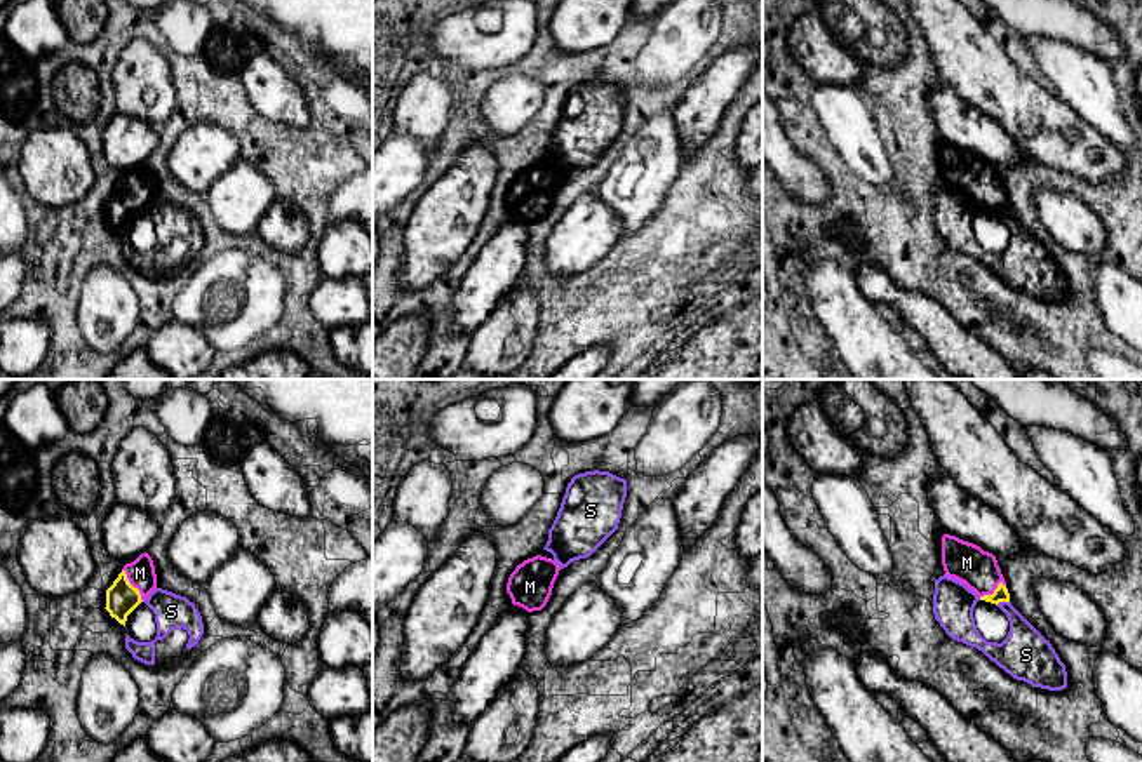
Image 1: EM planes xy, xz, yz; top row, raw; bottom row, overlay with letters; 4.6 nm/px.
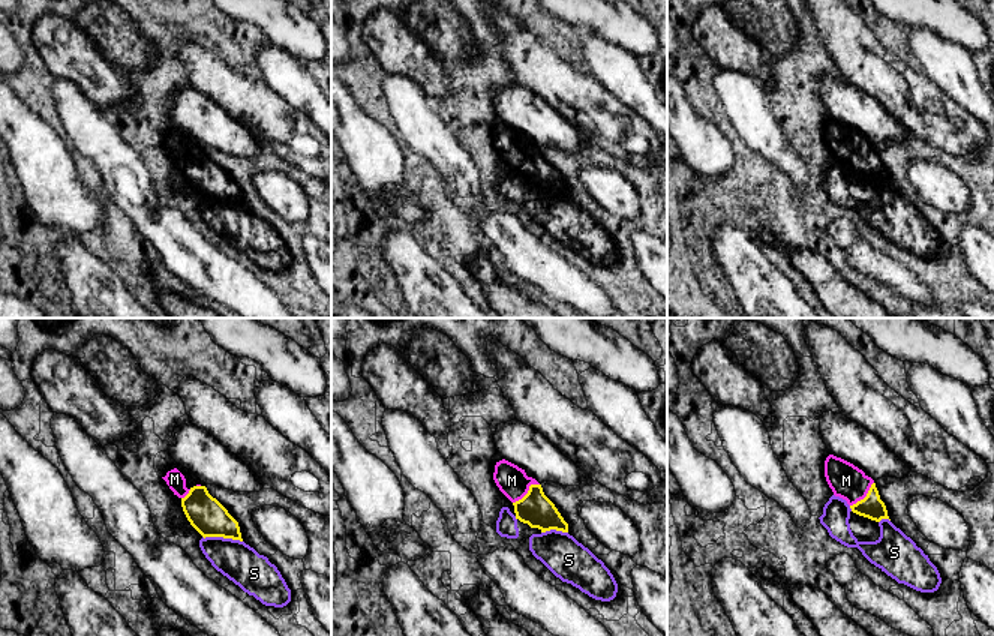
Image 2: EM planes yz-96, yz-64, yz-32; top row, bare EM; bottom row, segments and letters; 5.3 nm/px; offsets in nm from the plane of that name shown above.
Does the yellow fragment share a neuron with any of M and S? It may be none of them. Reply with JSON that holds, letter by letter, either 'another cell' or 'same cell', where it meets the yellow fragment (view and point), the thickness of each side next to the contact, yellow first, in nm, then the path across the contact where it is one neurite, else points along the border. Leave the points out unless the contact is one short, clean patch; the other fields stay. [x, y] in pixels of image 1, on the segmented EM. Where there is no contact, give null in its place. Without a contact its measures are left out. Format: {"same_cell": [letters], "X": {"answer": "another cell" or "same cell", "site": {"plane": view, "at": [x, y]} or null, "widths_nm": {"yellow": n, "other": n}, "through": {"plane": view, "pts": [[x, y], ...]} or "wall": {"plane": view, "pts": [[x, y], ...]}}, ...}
{"same_cell": ["M"], "M": {"answer": "same cell", "site": {"plane": "xy", "at": [131, 585]}, "widths_nm": {"yellow": 150, "other": 130}, "through": {"plane": "xy", "pts": [[122, 597], [131, 585], [140, 573]]}}, "S": {"answer": "another cell", "site": {"plane": "yz", "at": [1001, 601]}, "widths_nm": {"yellow": 70, "other": 200}}}

